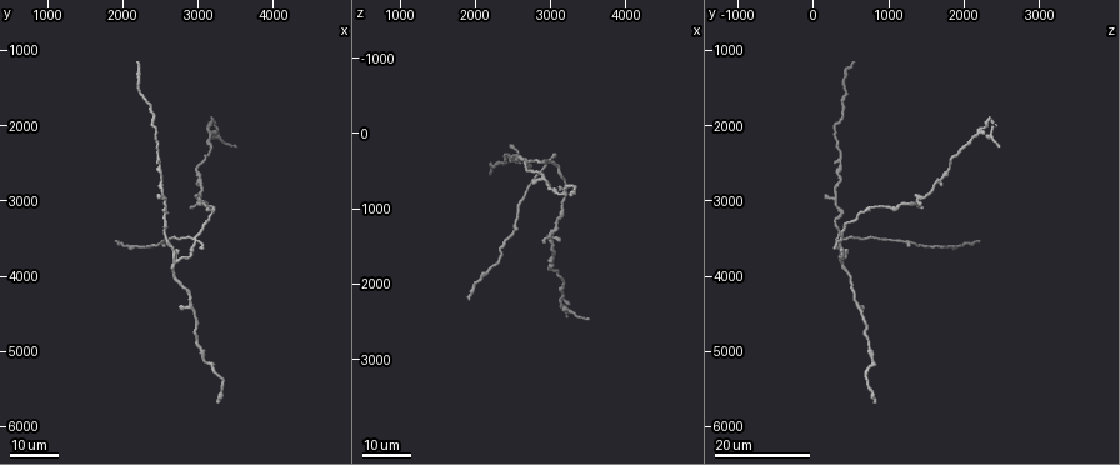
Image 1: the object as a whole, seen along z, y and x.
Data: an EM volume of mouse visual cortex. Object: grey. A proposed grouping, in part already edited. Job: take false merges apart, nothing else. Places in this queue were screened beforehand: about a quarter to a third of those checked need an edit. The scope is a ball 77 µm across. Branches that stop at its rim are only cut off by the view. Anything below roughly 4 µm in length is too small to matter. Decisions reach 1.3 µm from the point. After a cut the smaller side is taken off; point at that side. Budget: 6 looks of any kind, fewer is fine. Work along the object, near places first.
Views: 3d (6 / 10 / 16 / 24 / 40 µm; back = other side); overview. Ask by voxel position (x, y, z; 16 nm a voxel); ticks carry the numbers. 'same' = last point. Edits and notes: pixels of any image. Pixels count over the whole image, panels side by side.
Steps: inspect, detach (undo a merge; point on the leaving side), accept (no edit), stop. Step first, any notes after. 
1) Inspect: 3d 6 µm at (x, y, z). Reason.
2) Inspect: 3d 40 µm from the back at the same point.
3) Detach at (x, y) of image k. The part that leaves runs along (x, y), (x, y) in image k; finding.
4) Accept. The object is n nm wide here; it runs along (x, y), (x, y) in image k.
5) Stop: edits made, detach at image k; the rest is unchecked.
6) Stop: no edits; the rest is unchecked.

Inspect: 3d 24 µm at (2950, 3450, 350). Four arms meet.

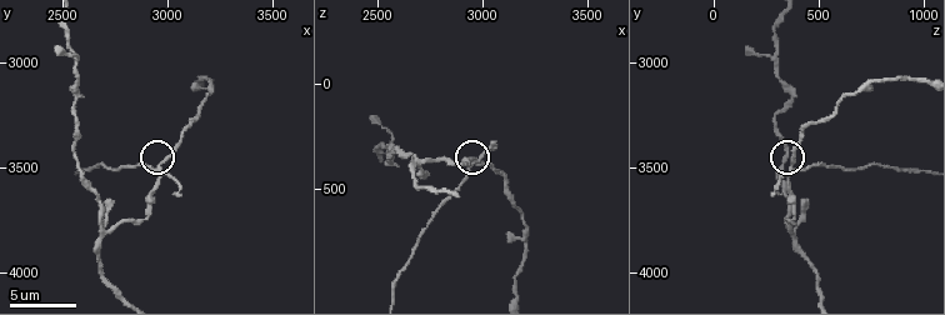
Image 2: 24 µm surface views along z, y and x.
Inspect: 3d 10 µm at (2960, 3480, 370).

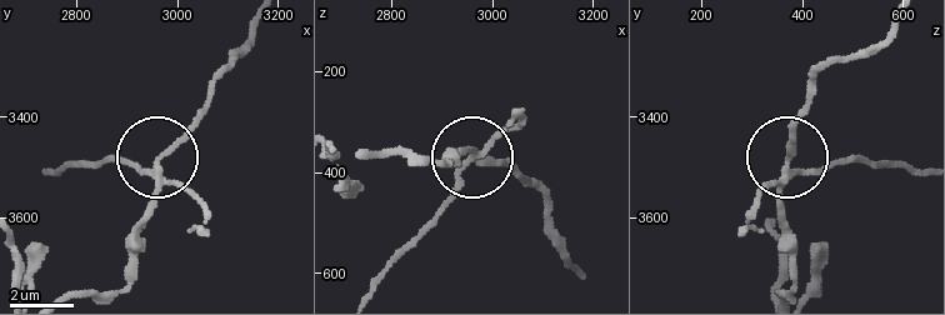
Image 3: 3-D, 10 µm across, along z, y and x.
Detach at (136, 163) of image 3. The part that leaves runs along (159, 180), (126, 164), (54, 173) in image 3; a second neuron is stuck on.

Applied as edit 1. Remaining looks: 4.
Inspect: 3d 24 µm at (3050, 2950, 1500). Sudden change in width.

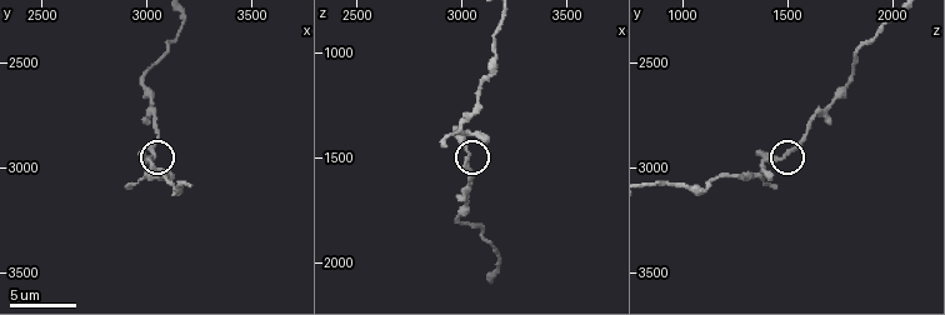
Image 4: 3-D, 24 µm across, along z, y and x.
Inspect: 3d 6 µm at (3010, 2960, 1450).

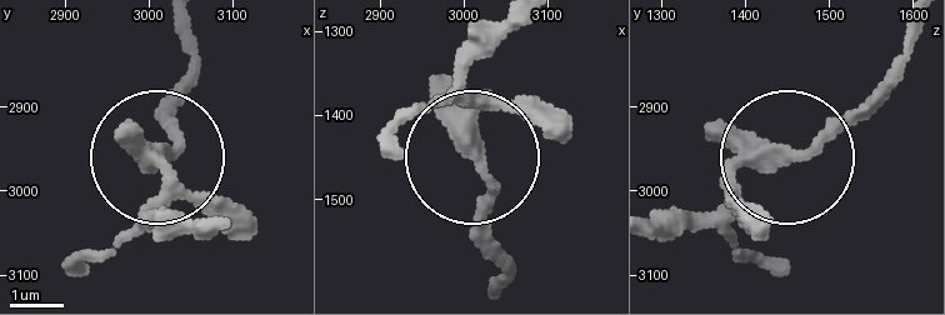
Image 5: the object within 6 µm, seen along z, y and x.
Inspect: 3d 6 µm from the back at (3010, 2960, 1445). From behind.

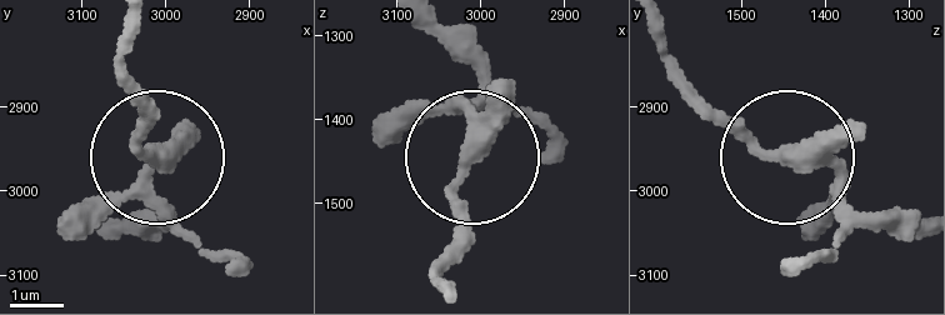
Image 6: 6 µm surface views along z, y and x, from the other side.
Accept. It runs along (914, 229), (874, 225), (820, 166), (753, 149), (663, 59) in image 6; continuous, no second neuron.

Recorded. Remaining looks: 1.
Inspect: 3d 6 µm at (2690, 3820, 370). Four arms meet.

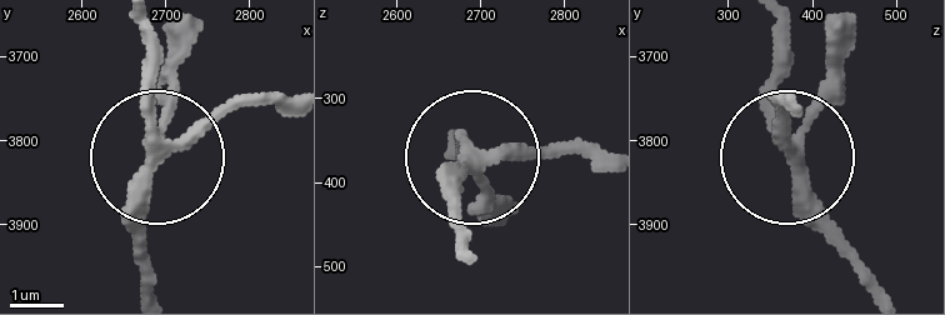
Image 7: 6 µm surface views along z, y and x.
Accept. The side arm is 39 µm long; it runs along (293, 98), (226, 103), (159, 151), (145, 179), (145, 286) in image 7; one neuron here.

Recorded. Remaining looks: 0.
Stop: edits made, detach at image 3; the rest is unchecked.

